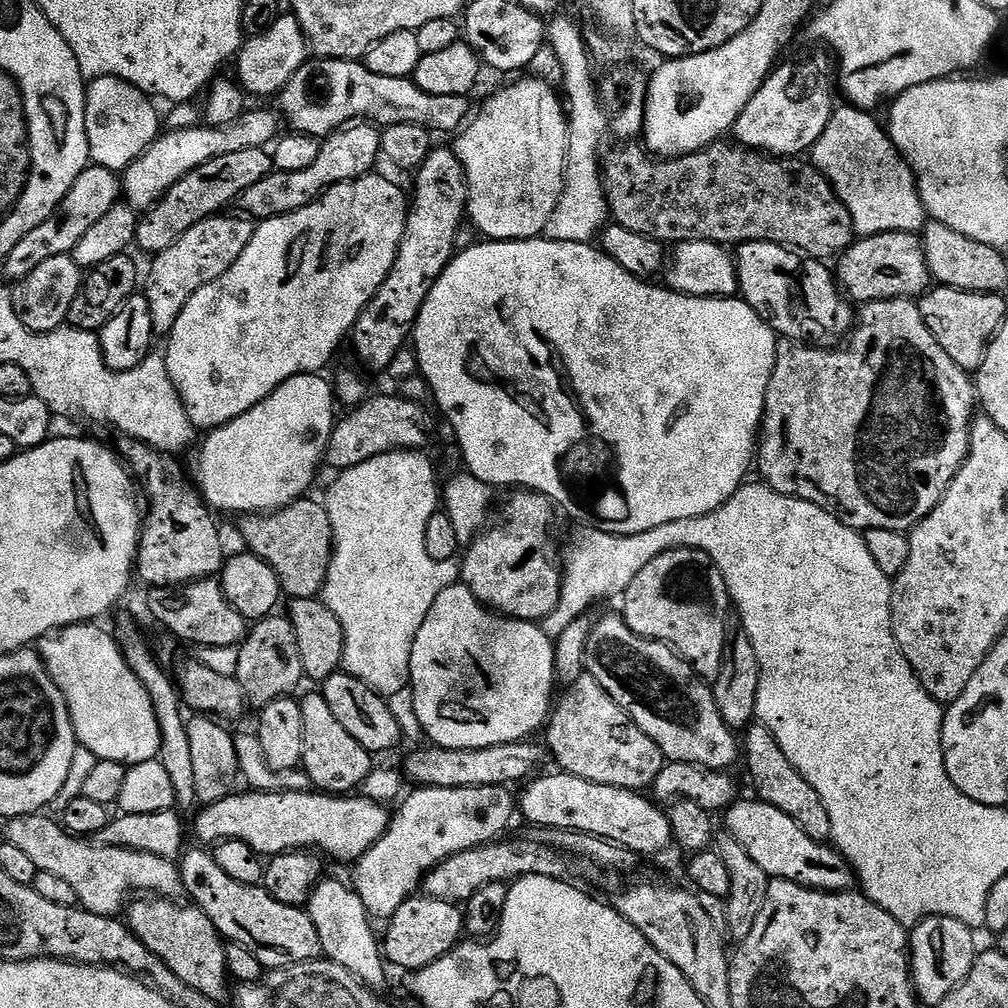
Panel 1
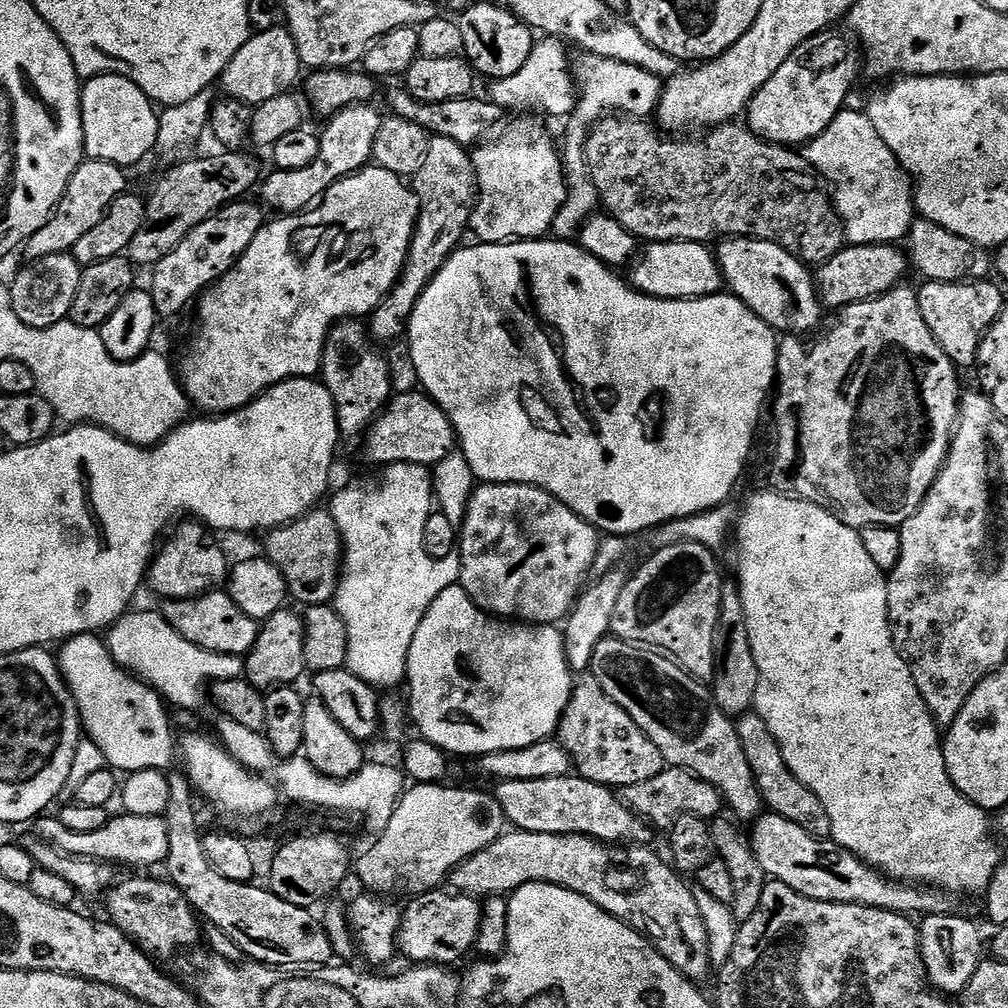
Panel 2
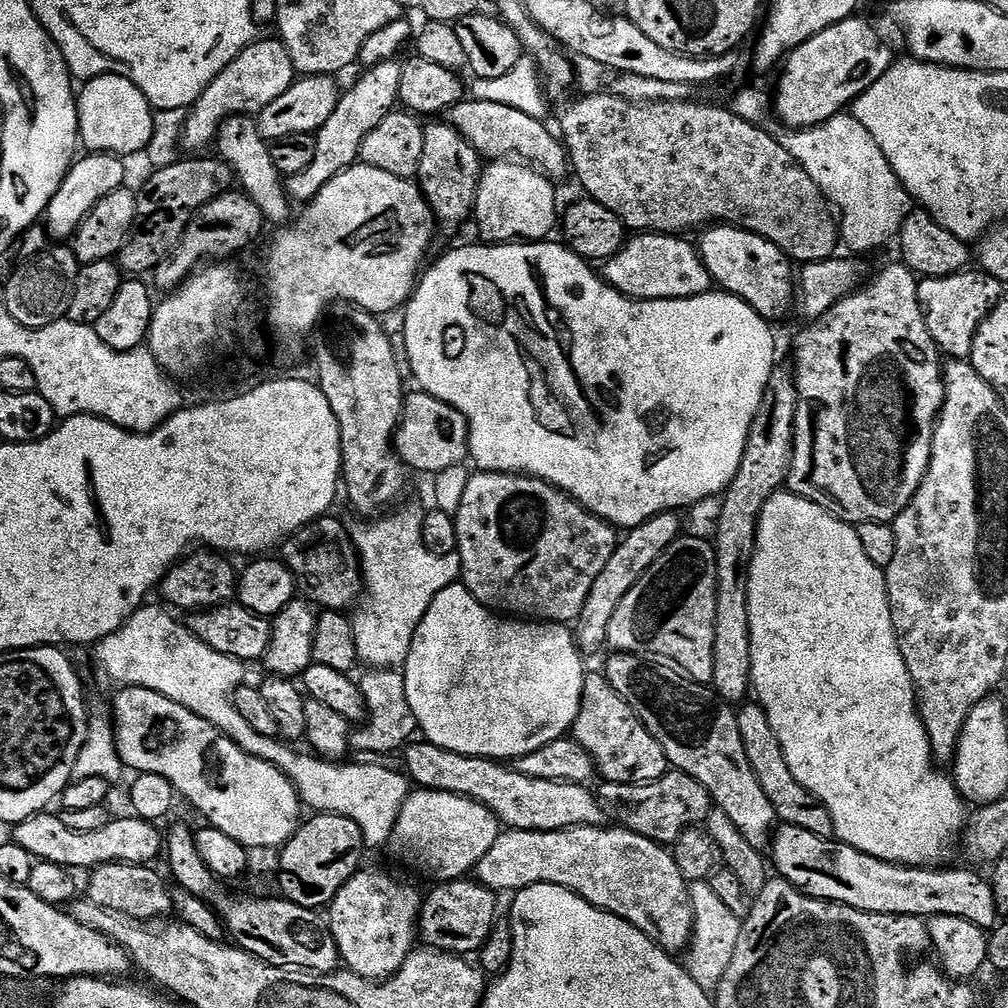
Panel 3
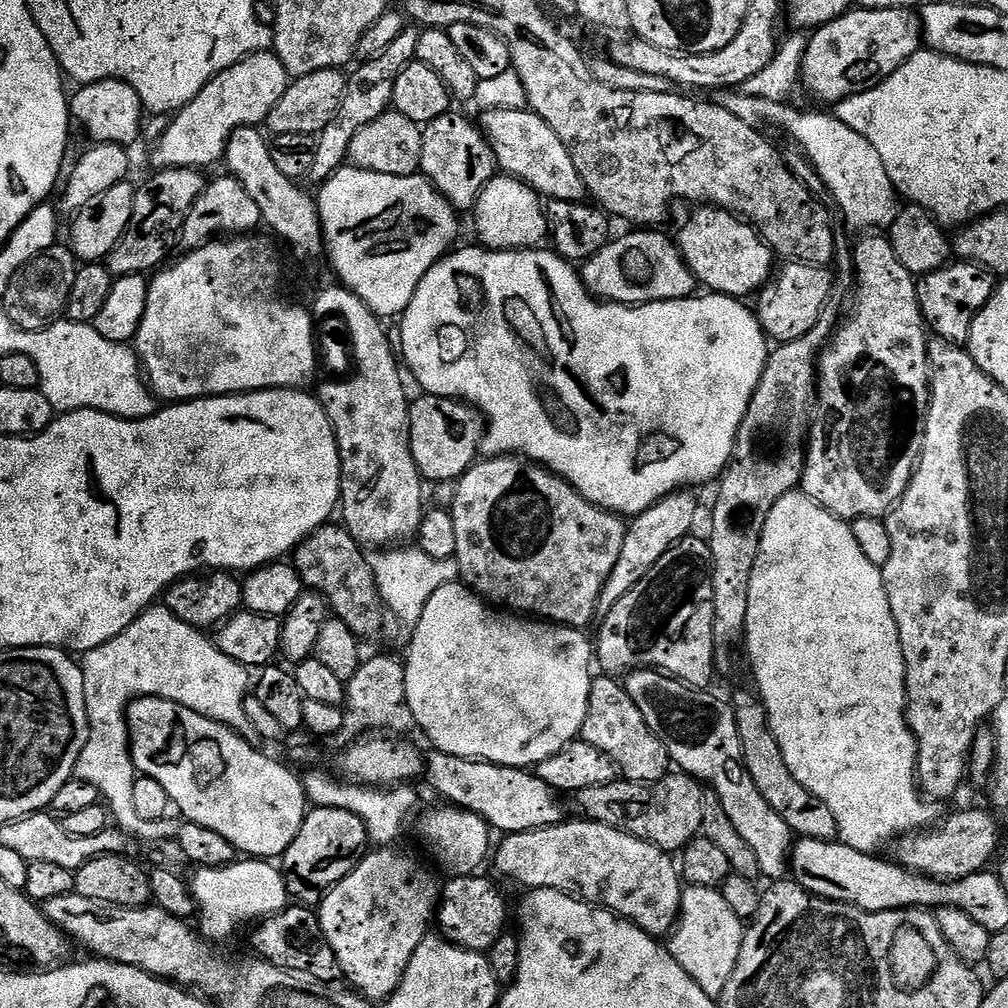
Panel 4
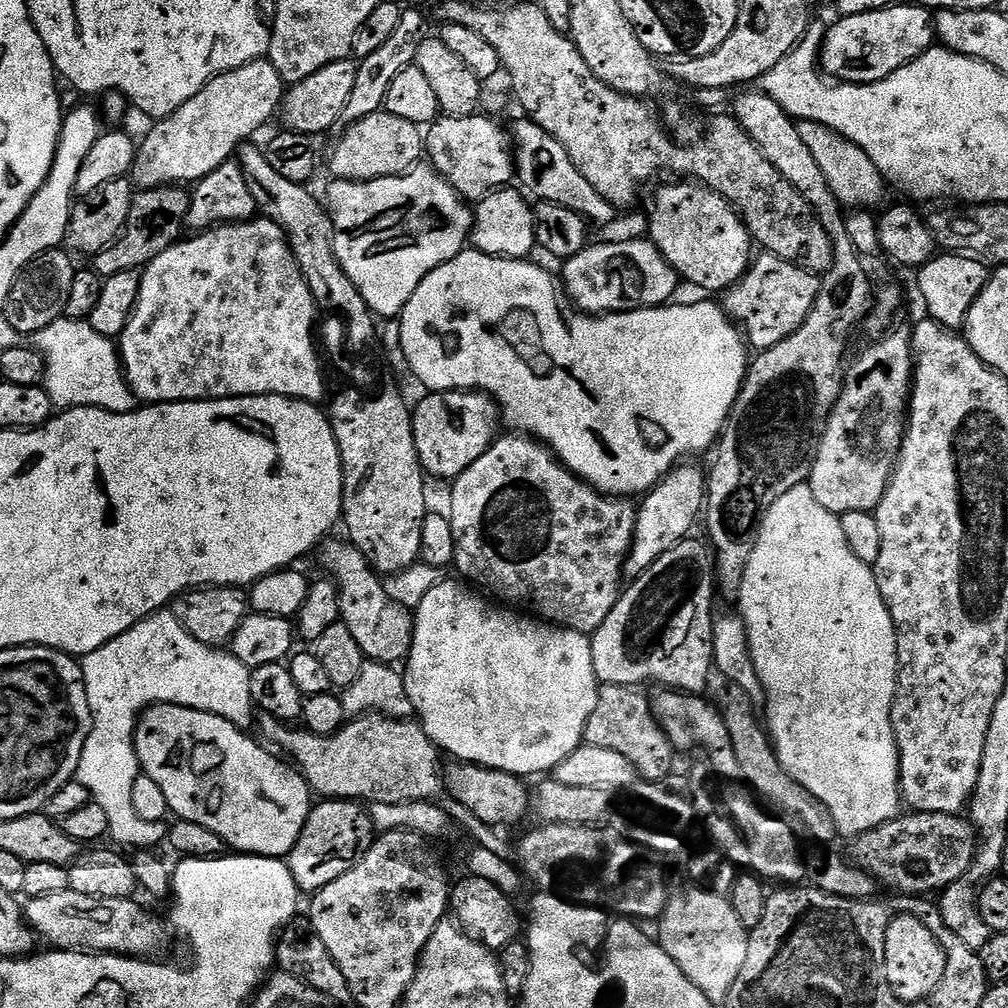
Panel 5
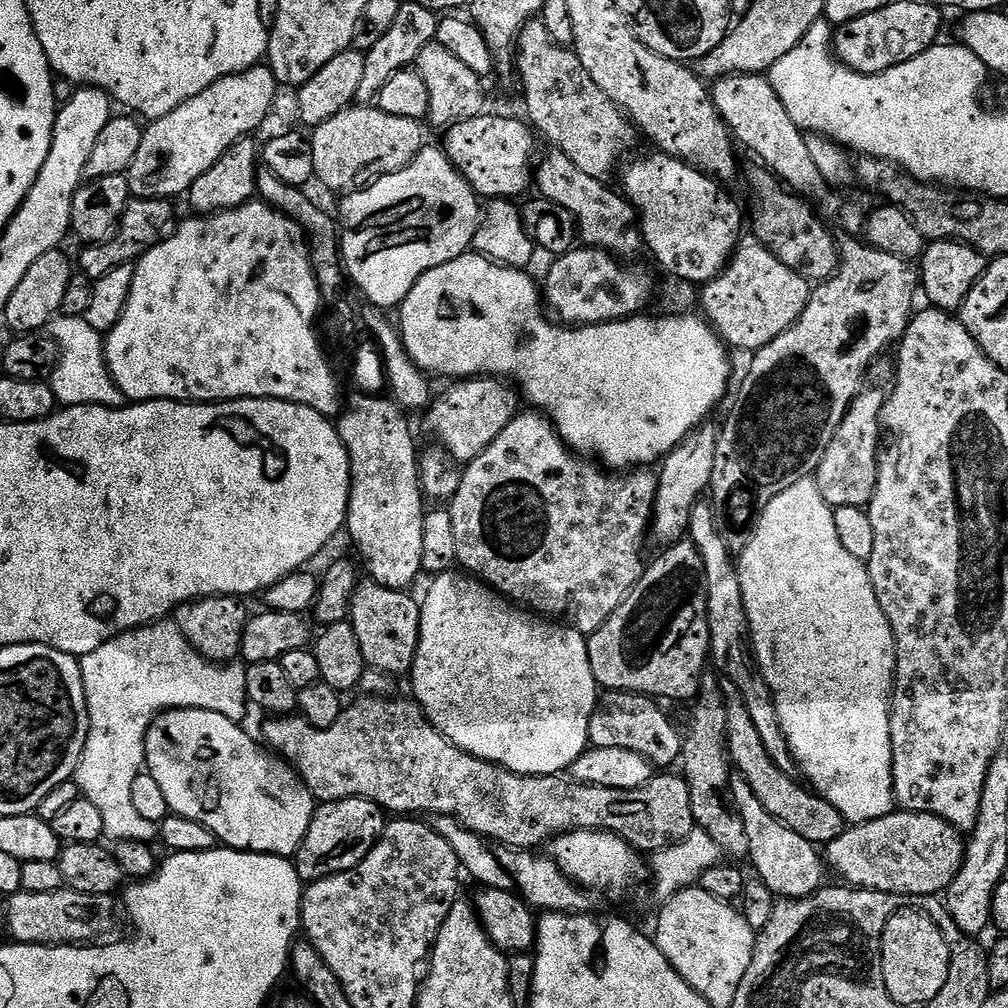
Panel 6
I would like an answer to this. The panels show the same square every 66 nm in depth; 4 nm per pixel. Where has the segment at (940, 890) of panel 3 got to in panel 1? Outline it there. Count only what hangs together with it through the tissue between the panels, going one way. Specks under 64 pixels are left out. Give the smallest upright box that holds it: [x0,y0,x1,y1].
[722,798,854,892]

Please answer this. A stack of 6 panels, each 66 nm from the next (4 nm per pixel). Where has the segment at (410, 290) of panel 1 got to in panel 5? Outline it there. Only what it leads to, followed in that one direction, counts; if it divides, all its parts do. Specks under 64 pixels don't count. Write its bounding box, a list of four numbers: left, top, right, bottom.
[426,114,514,202]

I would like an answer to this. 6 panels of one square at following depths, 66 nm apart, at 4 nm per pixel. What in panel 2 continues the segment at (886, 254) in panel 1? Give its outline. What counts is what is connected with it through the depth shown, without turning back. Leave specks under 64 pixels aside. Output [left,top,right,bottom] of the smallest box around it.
[814,243,910,310]

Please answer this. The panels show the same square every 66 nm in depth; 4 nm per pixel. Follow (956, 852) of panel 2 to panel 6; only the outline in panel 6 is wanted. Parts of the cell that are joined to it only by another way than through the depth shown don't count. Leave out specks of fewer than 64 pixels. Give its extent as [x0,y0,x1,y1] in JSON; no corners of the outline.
[738,479,896,825]

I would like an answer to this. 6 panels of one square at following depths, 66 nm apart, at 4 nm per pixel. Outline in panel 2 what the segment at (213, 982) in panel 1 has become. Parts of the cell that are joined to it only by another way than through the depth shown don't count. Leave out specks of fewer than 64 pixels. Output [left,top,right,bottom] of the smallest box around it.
[106,874,201,957]

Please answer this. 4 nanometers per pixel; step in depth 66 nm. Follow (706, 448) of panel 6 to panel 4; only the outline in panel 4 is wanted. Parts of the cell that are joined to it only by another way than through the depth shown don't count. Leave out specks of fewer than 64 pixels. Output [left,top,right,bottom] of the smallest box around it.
[596,490,696,613]

